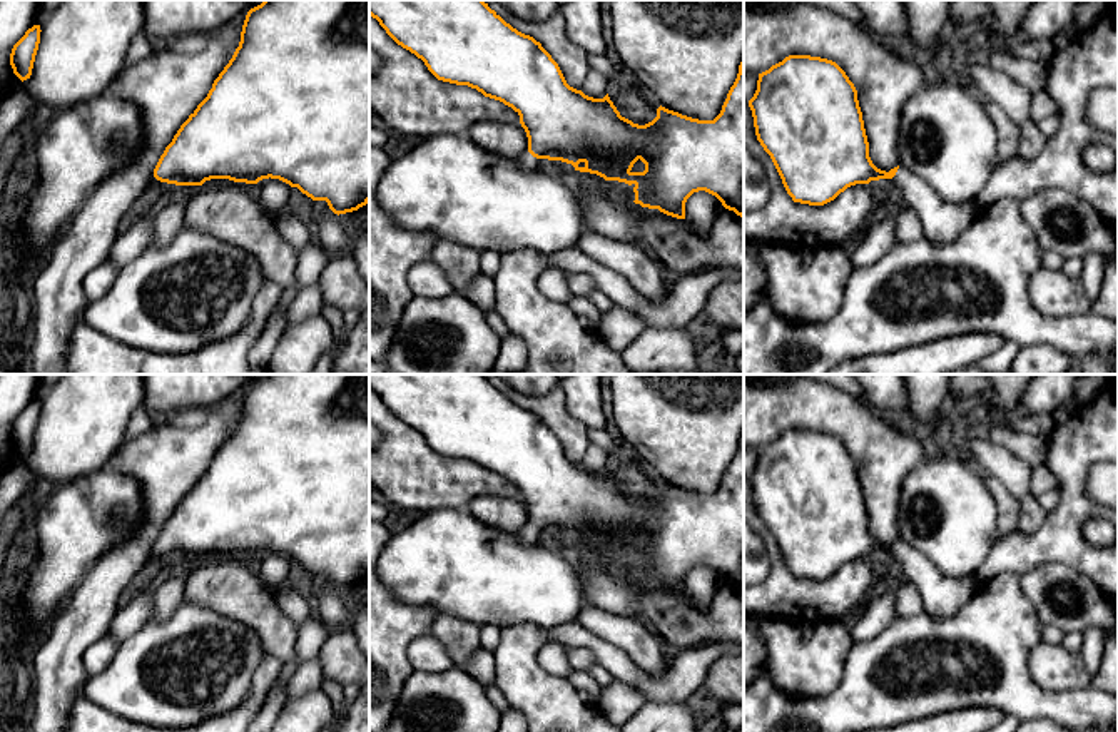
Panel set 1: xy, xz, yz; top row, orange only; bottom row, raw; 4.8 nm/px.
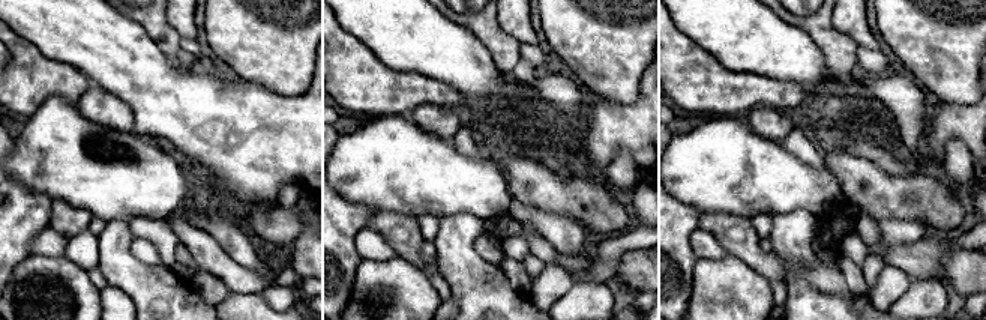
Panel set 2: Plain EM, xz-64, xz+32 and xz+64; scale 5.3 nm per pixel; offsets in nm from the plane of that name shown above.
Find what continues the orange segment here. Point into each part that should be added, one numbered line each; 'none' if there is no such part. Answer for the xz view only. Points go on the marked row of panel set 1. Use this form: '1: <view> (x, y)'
1: xz (527, 161)

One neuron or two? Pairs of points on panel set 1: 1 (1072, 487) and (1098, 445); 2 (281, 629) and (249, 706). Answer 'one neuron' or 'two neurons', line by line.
1: one neuron
2: two neurons

